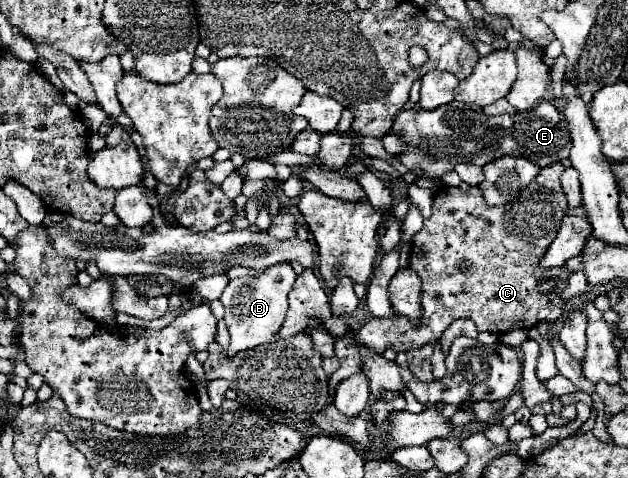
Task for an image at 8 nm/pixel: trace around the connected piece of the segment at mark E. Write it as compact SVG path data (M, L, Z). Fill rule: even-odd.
M538 102L530 110L522 114L518 112L514 116L488 116L482 112L480 106L472 106L472 110L464 112L456 110L454 104L440 106L436 112L422 112L412 106L410 110L402 110L396 116L394 124L398 124L400 136L408 144L408 148L400 154L402 164L408 170L420 168L438 178L450 172L456 166L456 162L484 166L508 154L524 156L536 166L544 168L556 160L568 158L572 144L566 118L550 102Z

